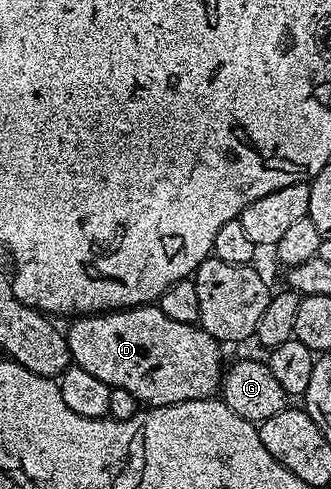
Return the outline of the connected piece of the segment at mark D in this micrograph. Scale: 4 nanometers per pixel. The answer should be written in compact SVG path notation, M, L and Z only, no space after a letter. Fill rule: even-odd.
M159 304L136 305L132 309L114 309L111 313L89 313L87 315L77 316L73 321L76 322L69 329L66 329L68 350L72 356L72 364L82 367L82 371L87 371L90 375L102 379L102 383L106 383L113 390L125 389L126 391L130 391L130 395L134 395L140 400L141 406L155 407L157 405L173 405L174 403L182 403L183 401L197 401L203 397L211 398L222 384L222 374L226 365L225 362L220 362L221 342L214 340L208 332L200 328L199 324L187 325L186 323L177 323L176 320L162 315Z

